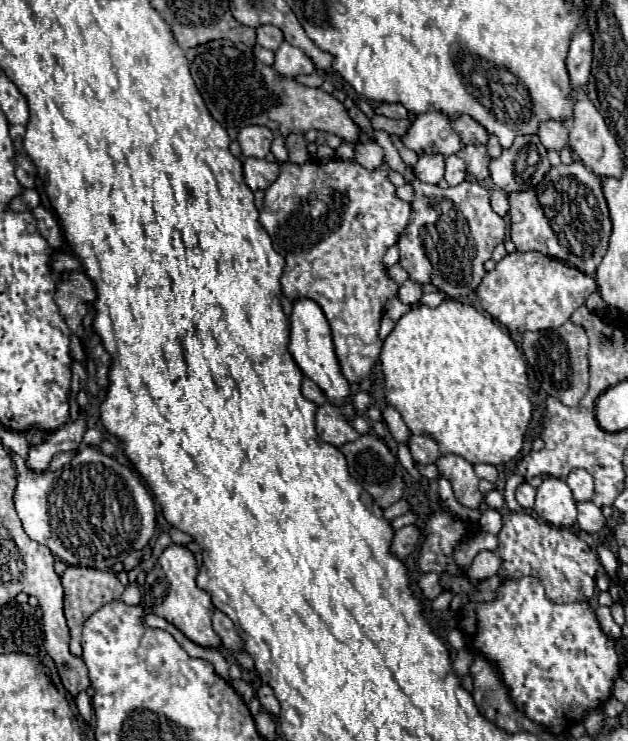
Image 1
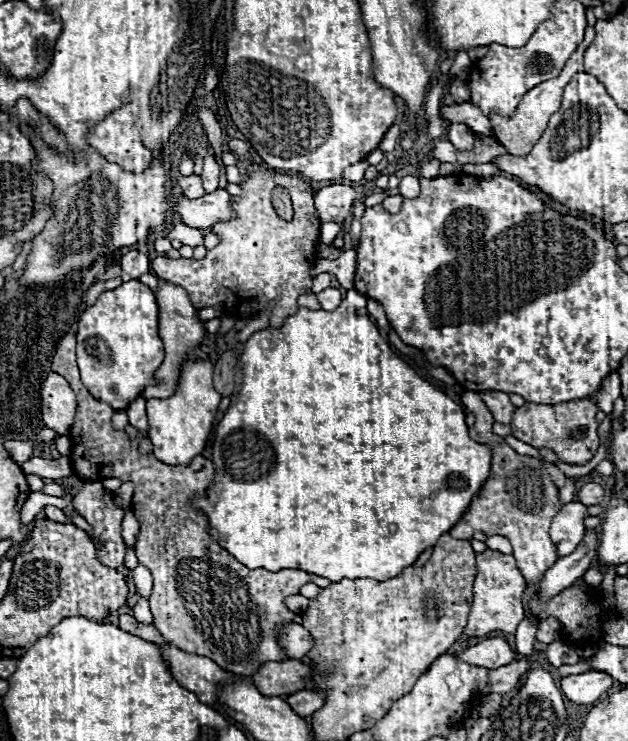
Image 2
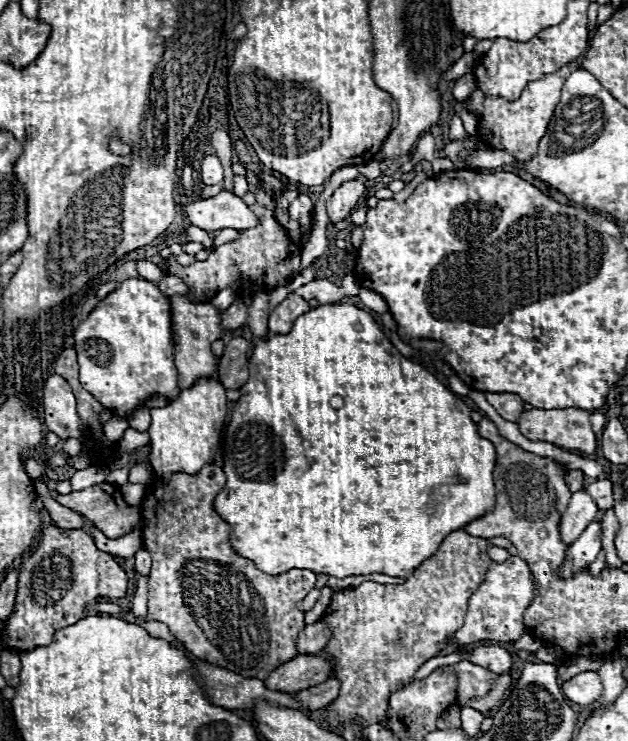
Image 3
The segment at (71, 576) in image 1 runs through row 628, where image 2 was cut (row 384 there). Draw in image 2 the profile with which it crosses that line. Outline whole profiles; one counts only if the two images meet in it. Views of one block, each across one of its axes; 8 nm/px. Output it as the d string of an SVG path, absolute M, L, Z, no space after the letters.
M66 334L52 358L52 372L64 376L78 398L74 426L70 430L72 438L72 466L76 476L84 480L104 480L104 478L122 478L124 482L134 482L134 498L132 508L140 522L140 534L136 536L136 556L142 564L146 564L152 572L154 586L150 592L150 608L154 614L154 624L164 636L166 642L176 644L176 648L206 656L214 660L224 670L234 672L236 676L254 676L262 664L266 662L282 662L286 660L286 650L278 644L274 626L284 628L294 622L294 612L288 610L284 600L292 594L300 594L300 588L310 582L310 574L304 570L280 570L268 572L262 568L250 570L240 564L232 554L228 554L210 534L208 516L192 506L192 498L198 494L206 494L206 490L214 482L214 464L212 460L198 456L188 466L166 466L154 458L154 454L142 456L138 454L138 444L144 434L138 432L138 438L132 442L126 438L124 430L114 430L110 420L116 412L104 402L98 402L80 382L76 368L76 338Z

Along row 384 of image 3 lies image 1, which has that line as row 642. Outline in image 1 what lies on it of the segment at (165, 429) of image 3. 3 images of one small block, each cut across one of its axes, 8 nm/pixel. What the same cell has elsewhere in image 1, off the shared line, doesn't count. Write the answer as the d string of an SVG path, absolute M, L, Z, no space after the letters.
M168 546L156 566L148 572L146 582L144 582L144 608L148 612L154 612L156 616L172 622L188 640L202 648L218 648L222 642L218 640L218 634L212 630L212 600L210 594L202 588L196 586L196 574L198 566L190 550L182 546Z

